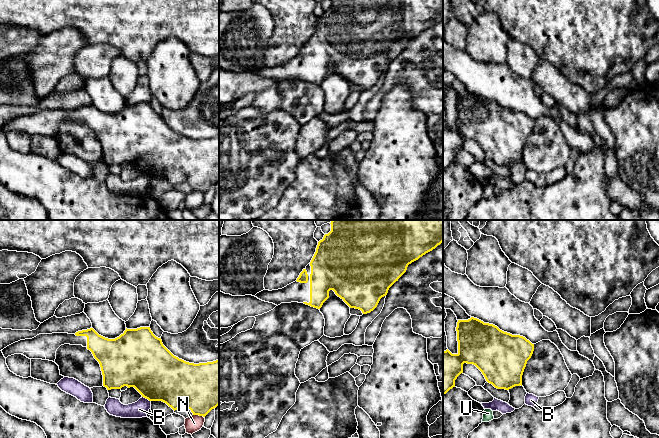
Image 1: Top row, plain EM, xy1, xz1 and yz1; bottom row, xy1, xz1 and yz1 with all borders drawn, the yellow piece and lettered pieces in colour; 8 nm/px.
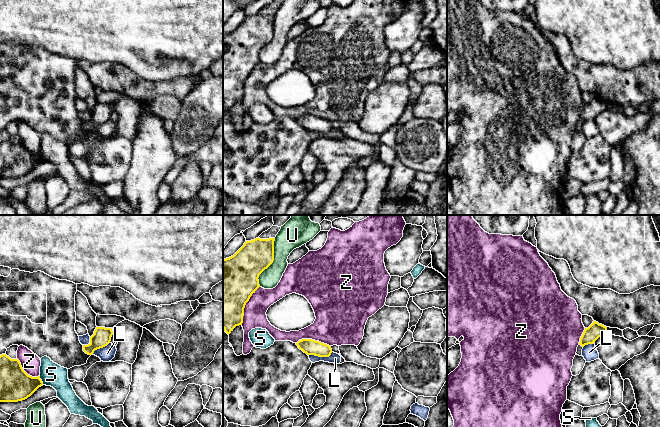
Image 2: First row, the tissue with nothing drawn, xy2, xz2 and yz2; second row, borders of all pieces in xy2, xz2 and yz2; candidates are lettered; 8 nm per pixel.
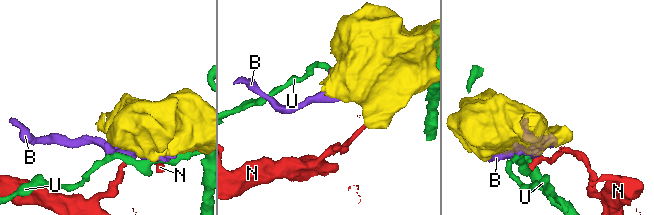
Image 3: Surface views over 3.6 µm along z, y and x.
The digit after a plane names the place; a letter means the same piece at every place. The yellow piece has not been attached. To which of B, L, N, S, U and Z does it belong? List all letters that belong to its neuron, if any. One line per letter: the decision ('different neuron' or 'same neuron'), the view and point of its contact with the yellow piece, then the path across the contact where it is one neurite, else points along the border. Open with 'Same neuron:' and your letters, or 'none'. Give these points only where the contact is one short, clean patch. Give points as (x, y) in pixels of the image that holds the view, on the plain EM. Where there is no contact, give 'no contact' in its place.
Same neuron: none
B: different neuron | xy1 (146, 174)
L: different neuron | xz2 (320, 132) | along xz2 (332, 128), (328, 132), (308, 131)
N: different neuron | xy1 (198, 190) | along xy1 (193, 190), (203, 193)
S: different neuron | xy2 (41, 156) | along xy2 (39, 152), (43, 160)
U: different neuron | xz2 (272, 38)
Z: different neuron | xz2 (245, 80)

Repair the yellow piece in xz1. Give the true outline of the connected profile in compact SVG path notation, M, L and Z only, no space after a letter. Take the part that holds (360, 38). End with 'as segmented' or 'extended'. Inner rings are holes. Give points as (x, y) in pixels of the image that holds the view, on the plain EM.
M331 0L331 7L325 10L323 15L318 18L316 28L311 38L300 49L297 56L286 63L278 66L263 66L255 71L258 75L280 81L281 79L298 78L304 79L311 83L320 85L323 79L329 74L329 67L333 66L335 70L340 73L350 84L359 85L363 90L373 87L380 75L387 71L389 64L406 48L407 43L412 38L418 36L426 29L435 25L443 18L443 0Z | extended

